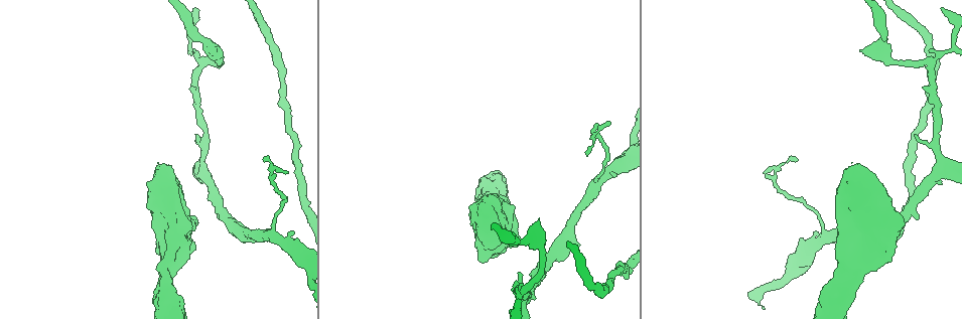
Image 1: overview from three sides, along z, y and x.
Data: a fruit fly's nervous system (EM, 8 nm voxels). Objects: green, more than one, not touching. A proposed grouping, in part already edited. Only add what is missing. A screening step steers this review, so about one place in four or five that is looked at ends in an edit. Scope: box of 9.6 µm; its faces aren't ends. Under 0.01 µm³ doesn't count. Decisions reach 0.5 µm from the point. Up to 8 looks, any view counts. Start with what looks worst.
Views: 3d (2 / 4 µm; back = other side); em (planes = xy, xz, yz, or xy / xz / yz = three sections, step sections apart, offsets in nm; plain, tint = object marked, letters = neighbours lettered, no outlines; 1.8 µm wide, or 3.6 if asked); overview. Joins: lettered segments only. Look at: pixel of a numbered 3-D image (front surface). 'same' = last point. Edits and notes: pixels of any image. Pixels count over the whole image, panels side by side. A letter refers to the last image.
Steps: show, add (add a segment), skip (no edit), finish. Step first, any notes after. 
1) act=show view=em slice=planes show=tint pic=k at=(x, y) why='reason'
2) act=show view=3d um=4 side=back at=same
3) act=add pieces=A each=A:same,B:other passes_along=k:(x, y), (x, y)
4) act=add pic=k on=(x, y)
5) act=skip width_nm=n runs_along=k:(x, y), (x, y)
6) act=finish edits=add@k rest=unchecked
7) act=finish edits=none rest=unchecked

act=show view=em slice=planes show=tint pic=1 at=(859, 51) why='an open end'

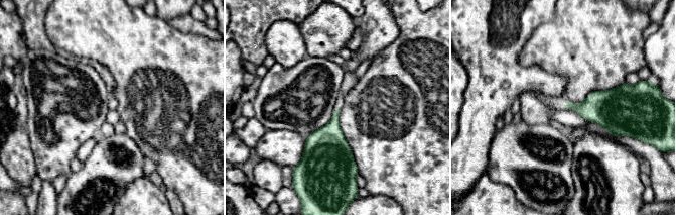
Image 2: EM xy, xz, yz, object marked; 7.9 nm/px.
act=show view=em slice=planes show=letters at=same

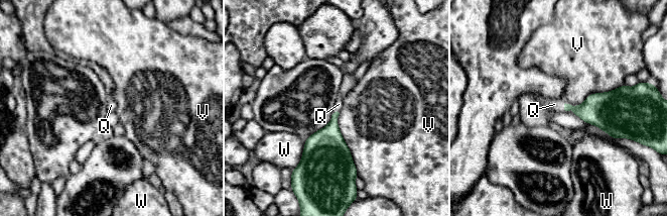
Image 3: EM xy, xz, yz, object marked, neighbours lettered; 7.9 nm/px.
act=add pieces=Q longest_contact=V:480nm each=Q:same,V:other,W:other passes_along=3:(596, 109), (565, 110), (554, 104) found='the neuron continues'

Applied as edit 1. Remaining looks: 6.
act=show view=3d um=4 pic=1 at=(840, 294) why='sudden change in width'

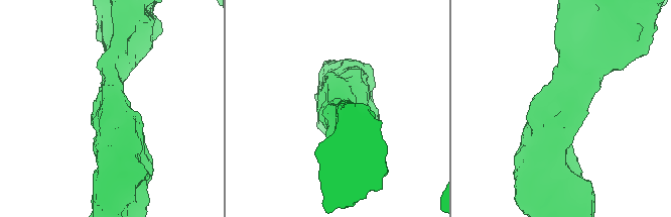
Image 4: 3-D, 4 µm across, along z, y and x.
act=show view=em um=3.6 slice=xz step=4 show=tint pic=4 at=(560, 112)

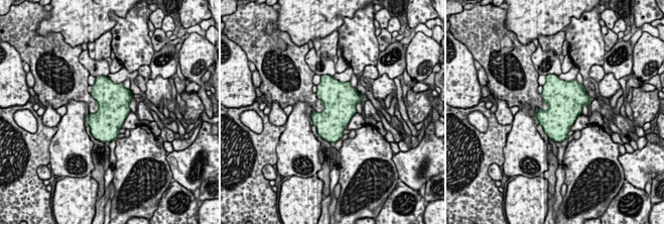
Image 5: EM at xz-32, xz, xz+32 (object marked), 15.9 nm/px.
act=show view=em um=3.6 slice=planes show=letters at=same why='cut it another way'

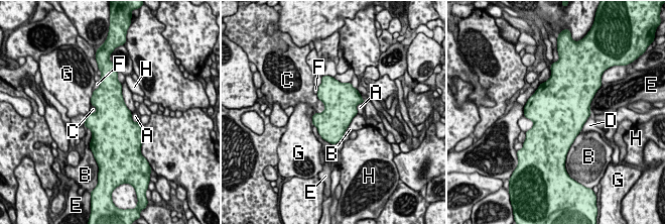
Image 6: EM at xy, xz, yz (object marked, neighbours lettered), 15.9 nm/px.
act=skip width_nm=500 each=A:other,B:other,C:other,D:other,E:other,F:other,G:other,H:other border=6:(315, 94), (323, 104), (321, 113) found='no lettered segment goes on from it'

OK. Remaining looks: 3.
act=show view=em um=3.6 slice=planes show=letters pic=1 at=(855, 176) why='sudden change in width'

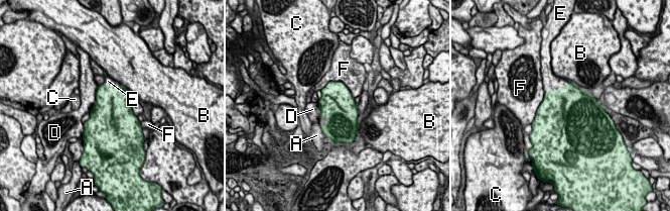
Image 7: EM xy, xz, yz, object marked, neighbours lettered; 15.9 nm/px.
act=add pieces=E longest_contact=F:550nm each=A:other,B:other,C:other,D:other,E:same,F:other found='the neuron continues'

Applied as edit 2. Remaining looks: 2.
act=finish edits=add@3,add@7 rest=unchecked

